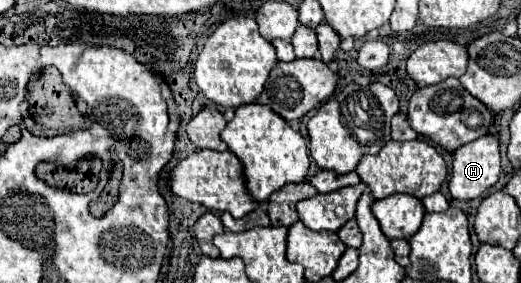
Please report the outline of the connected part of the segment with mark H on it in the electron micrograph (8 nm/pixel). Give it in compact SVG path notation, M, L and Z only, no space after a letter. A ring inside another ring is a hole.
M487 134L463 144L453 154L449 194L457 200L473 200L487 192L501 174L501 154L495 136Z

